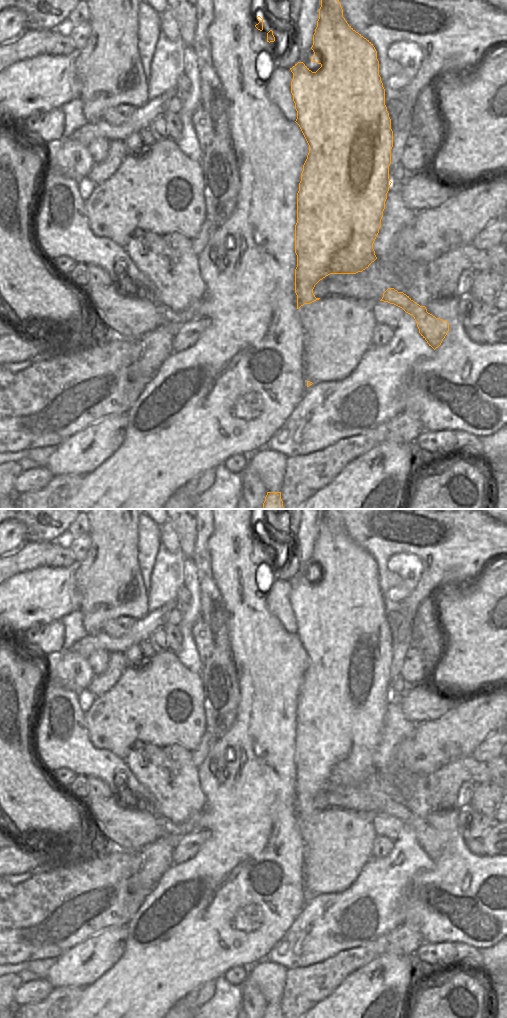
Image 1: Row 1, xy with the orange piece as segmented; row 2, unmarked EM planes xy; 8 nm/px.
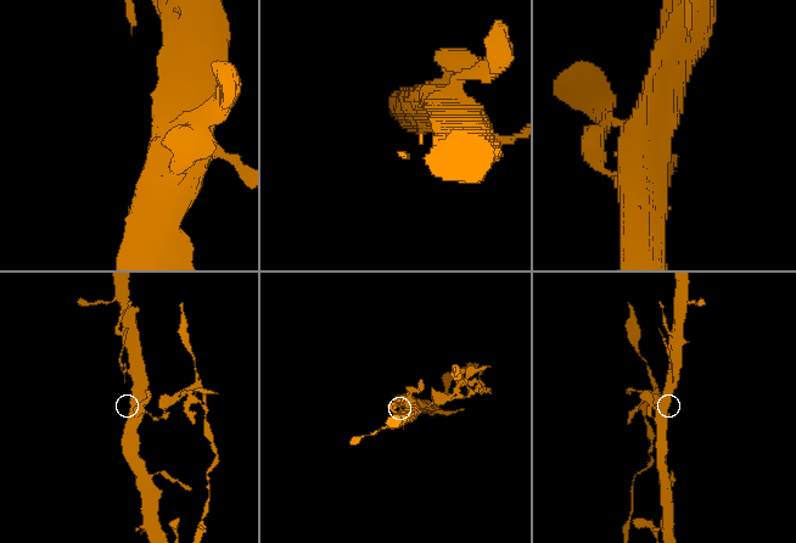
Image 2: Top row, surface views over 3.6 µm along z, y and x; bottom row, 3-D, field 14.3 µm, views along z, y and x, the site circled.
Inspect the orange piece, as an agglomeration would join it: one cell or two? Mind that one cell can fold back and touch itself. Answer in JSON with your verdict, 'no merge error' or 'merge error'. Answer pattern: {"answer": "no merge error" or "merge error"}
{"answer": "merge error"}

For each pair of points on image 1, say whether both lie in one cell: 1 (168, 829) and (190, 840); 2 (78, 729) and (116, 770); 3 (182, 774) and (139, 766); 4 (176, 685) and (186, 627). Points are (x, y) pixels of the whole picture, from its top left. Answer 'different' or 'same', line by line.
1: different
2: same
3: same
4: different

